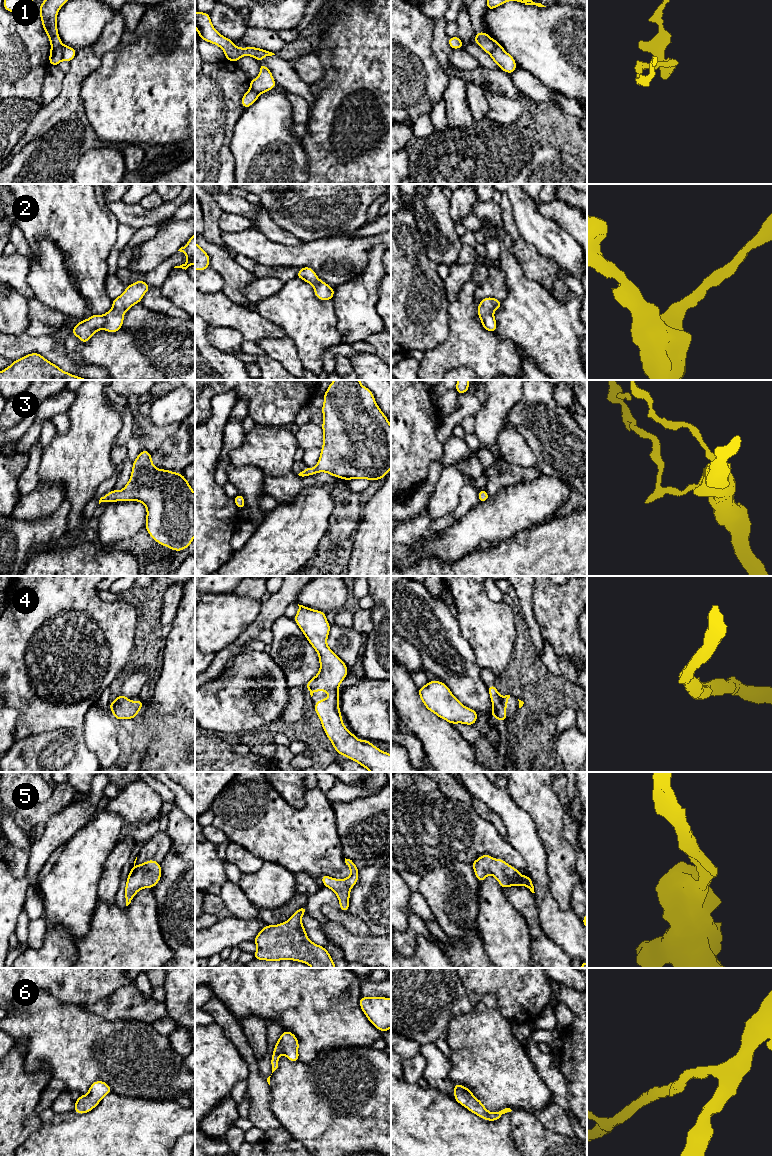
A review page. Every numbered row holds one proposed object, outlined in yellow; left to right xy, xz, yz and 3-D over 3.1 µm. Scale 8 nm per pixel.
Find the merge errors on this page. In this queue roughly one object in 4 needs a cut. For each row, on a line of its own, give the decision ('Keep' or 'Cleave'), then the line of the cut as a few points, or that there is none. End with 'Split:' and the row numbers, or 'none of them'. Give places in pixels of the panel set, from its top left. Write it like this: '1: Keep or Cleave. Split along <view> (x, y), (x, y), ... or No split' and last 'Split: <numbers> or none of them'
1: Keep. No split
2: Keep. No split
3: Keep. No split
4: Keep. No split
5: Keep. No split
6: Keep. No split
Split: none of them

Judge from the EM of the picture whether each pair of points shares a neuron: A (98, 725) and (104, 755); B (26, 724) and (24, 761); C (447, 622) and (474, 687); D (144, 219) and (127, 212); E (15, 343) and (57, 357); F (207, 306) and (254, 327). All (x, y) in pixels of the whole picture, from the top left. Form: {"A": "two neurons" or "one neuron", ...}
{"A": "one neuron", "B": "two neurons", "C": "one neuron", "D": "one neuron", "E": "one neuron", "F": "one neuron"}

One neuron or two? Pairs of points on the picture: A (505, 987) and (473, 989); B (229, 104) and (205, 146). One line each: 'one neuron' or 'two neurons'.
A: one neuron
B: one neuron

